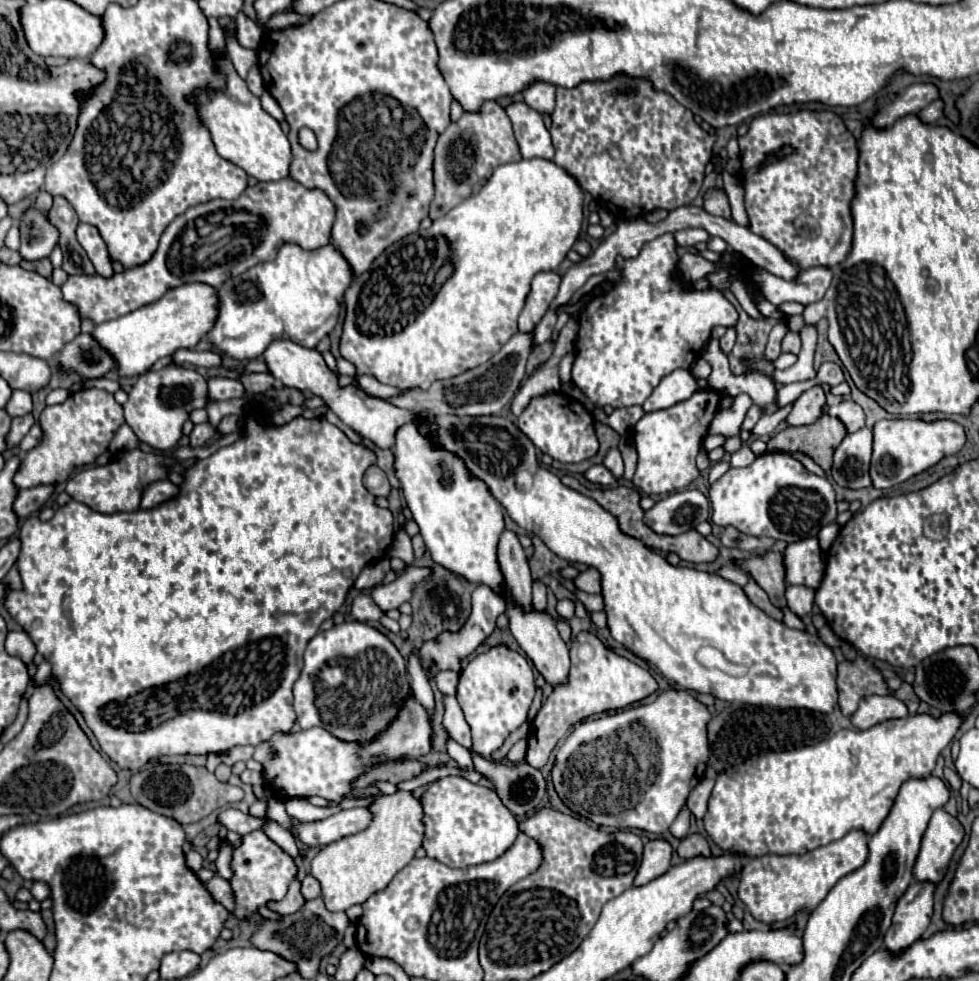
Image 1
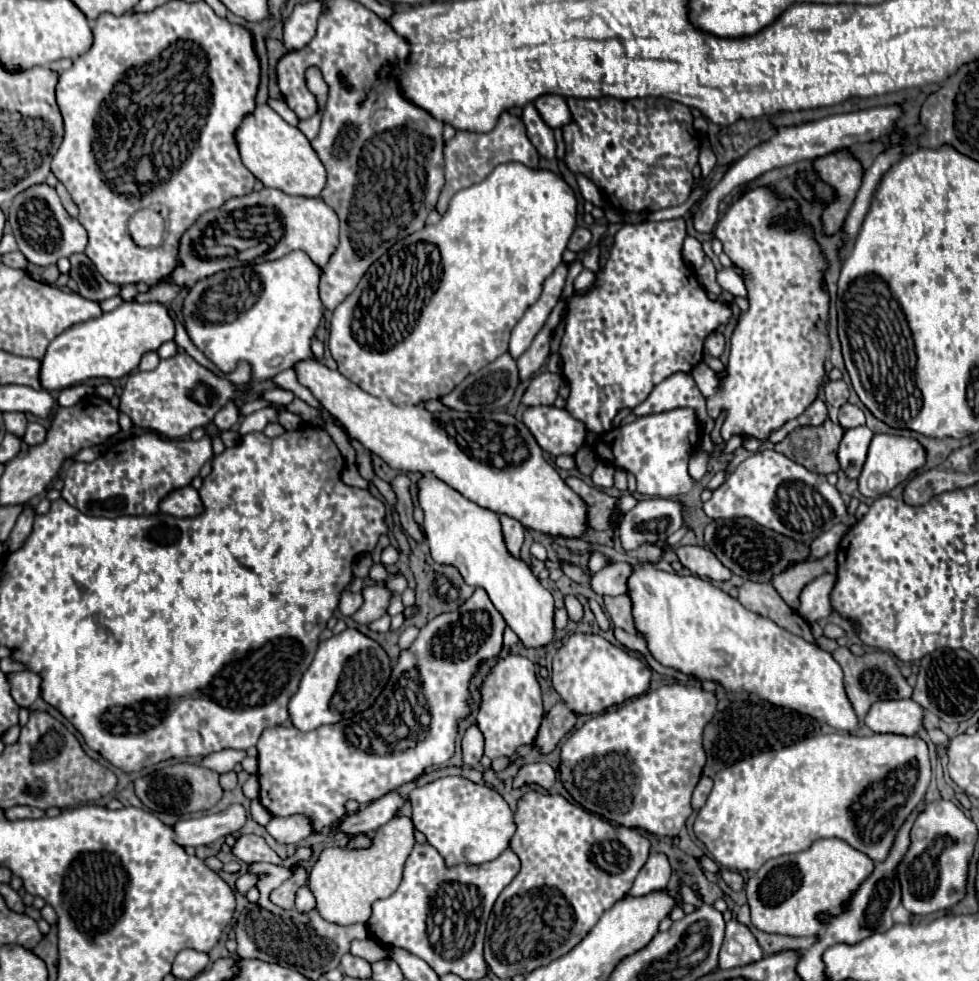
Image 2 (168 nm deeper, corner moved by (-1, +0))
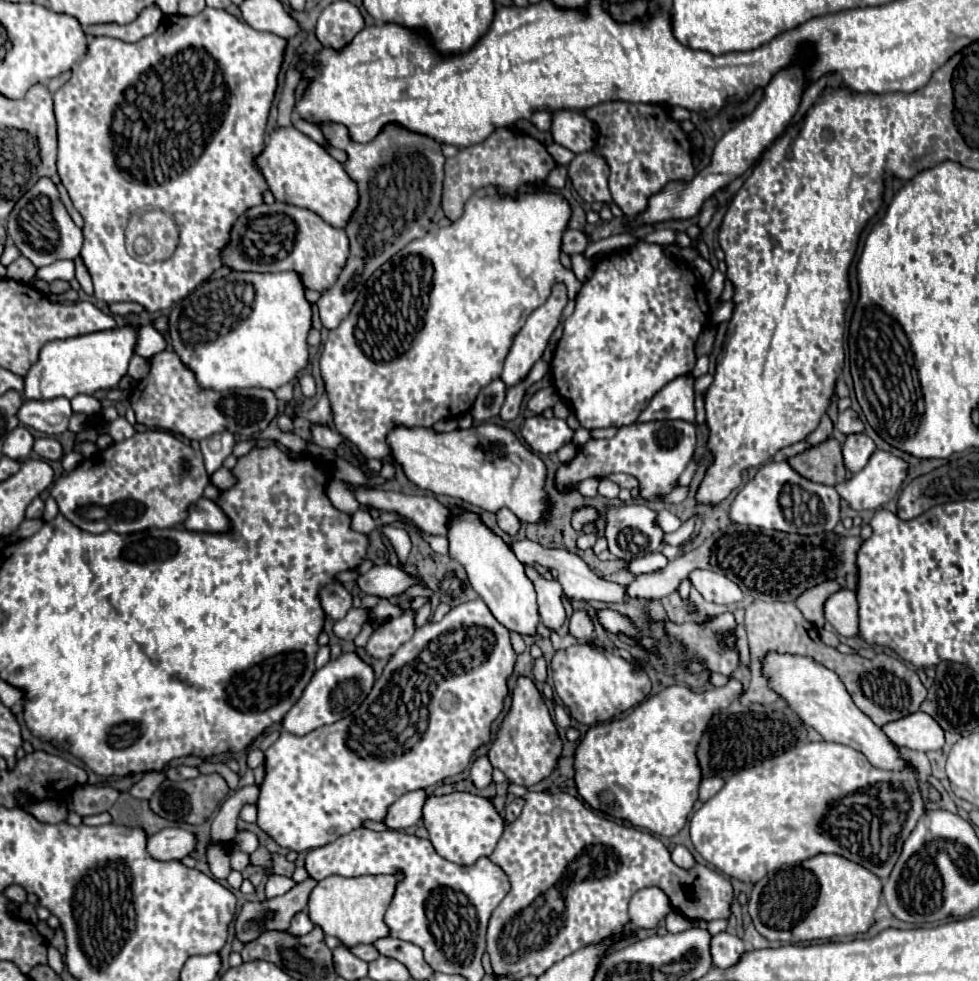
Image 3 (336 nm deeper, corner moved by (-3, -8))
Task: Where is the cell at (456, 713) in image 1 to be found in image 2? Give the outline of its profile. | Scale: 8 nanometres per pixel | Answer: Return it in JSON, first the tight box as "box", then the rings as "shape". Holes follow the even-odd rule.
{"box":[461,725,483,765],"shape":[[[475,725],[465,729],[461,739],[461,749],[463,749],[463,763],[479,765],[479,759],[483,755],[483,735]]]}

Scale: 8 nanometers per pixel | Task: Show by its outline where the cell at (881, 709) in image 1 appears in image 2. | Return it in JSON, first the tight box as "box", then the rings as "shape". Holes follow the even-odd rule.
{"box":[863,699,923,735],"shape":[[[887,699],[873,703],[863,721],[875,733],[917,735],[923,723],[923,709],[913,699]]]}

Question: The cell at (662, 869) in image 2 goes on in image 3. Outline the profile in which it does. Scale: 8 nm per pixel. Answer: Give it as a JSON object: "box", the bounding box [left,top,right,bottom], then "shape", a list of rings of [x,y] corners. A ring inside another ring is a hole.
{"box":[629,889,673,929],"shape":[[[641,889],[629,901],[629,919],[637,929],[655,929],[659,921],[673,911],[667,895],[661,889]]]}

